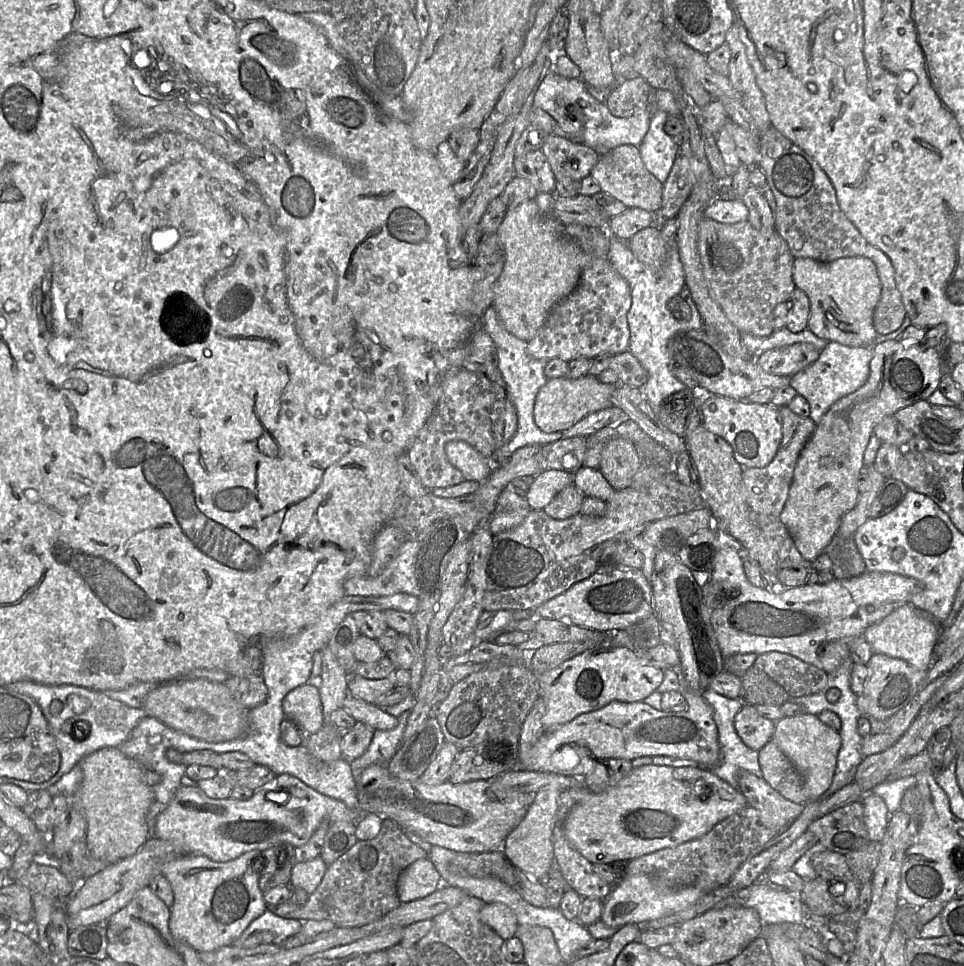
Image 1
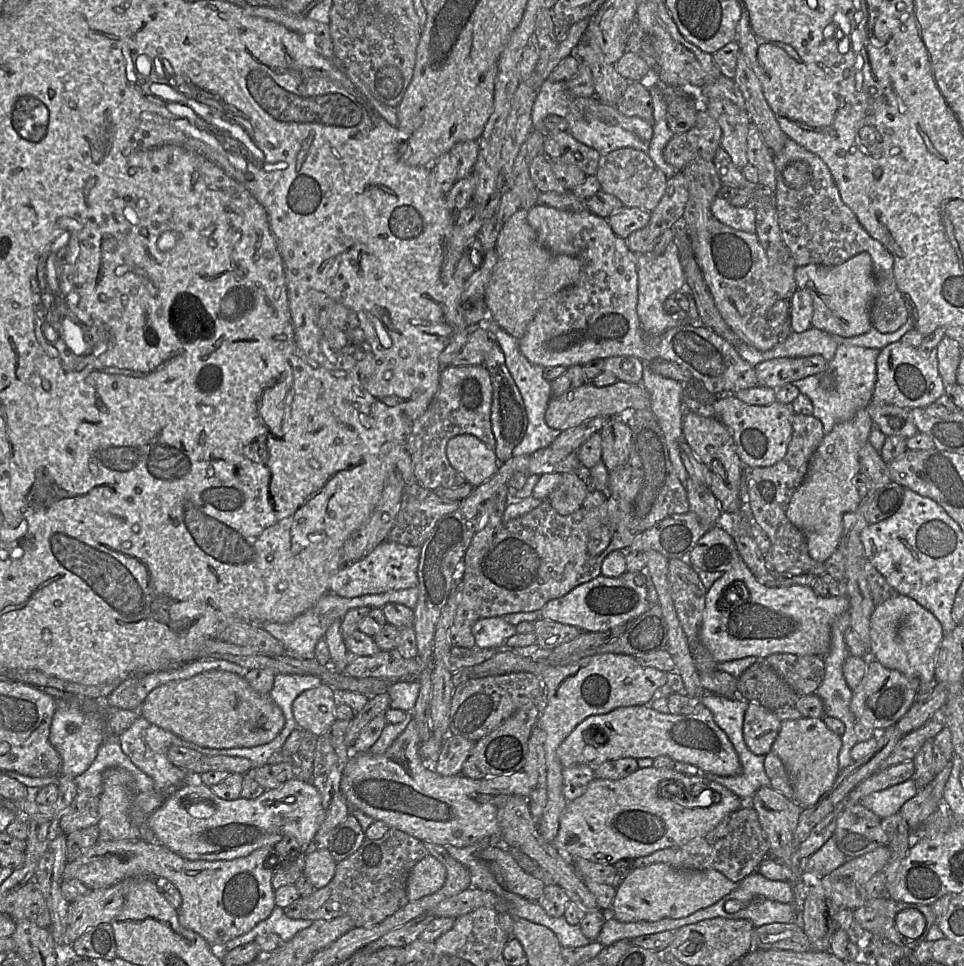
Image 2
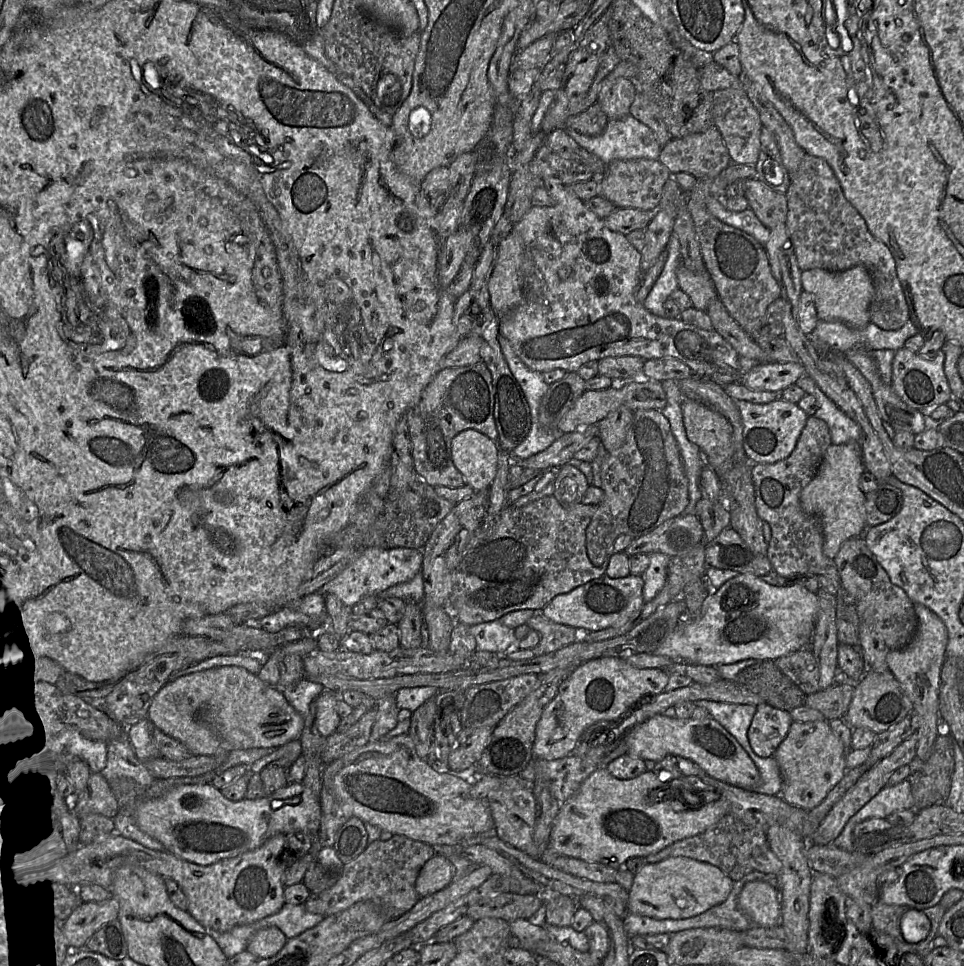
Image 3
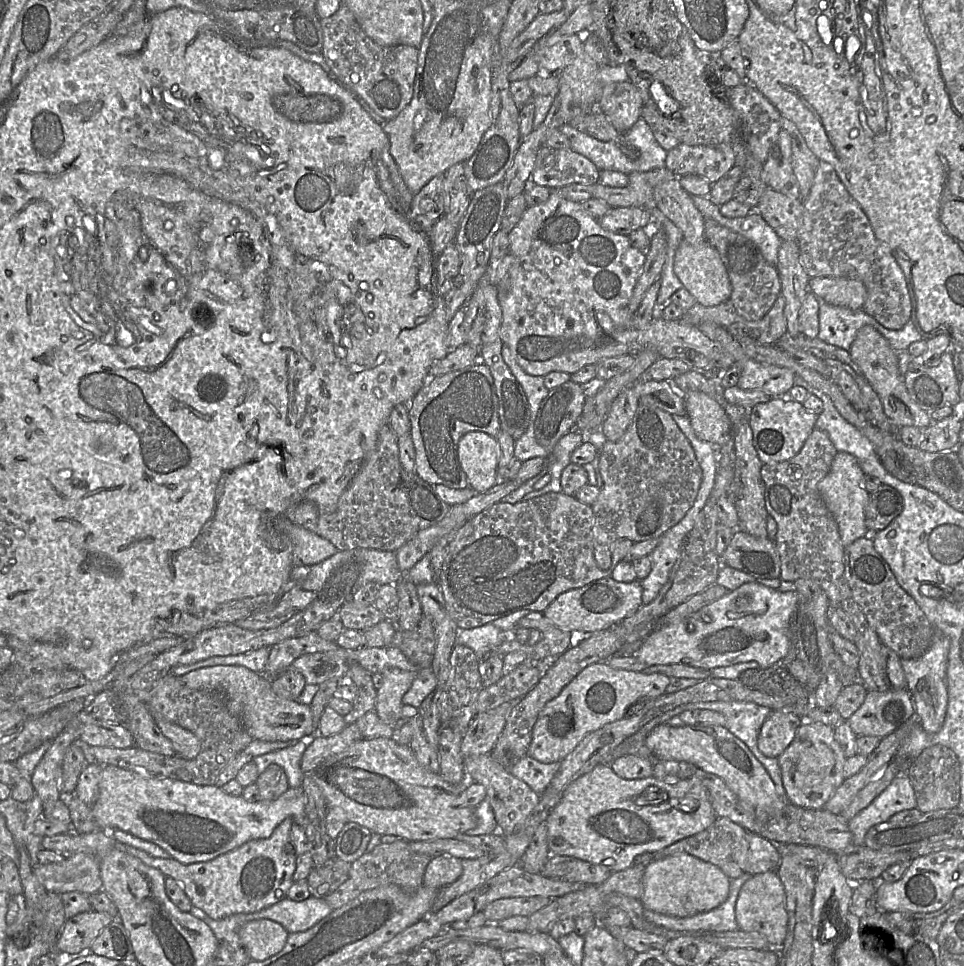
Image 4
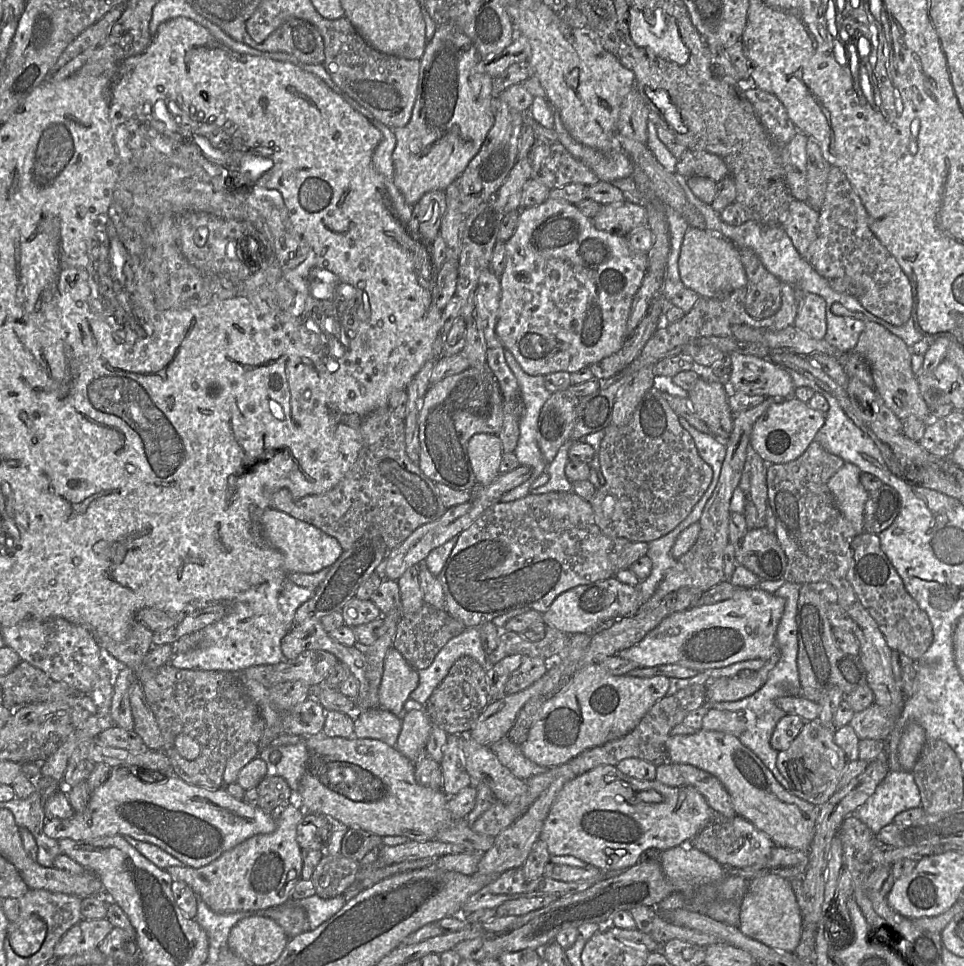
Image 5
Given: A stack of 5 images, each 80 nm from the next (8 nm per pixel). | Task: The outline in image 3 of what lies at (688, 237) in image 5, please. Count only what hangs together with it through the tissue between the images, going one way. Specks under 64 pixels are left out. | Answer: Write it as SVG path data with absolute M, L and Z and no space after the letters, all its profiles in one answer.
M681 264L677 268L676 274L679 288L689 296L694 308L706 311L709 303L718 298L708 272L694 273Z

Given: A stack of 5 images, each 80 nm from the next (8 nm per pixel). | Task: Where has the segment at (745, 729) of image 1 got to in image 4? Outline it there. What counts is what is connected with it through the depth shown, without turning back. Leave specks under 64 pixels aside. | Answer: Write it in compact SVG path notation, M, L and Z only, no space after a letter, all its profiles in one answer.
M772 710L758 735L759 750L767 757L778 758L790 745L803 721L795 713Z

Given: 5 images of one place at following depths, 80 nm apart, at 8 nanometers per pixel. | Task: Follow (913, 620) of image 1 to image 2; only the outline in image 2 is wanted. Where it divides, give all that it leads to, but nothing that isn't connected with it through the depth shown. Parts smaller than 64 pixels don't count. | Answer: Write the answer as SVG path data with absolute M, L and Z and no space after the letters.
M898 594L878 605L872 613L869 654L884 667L902 673L917 690L931 691L936 683L936 654L944 635L942 625L931 612Z

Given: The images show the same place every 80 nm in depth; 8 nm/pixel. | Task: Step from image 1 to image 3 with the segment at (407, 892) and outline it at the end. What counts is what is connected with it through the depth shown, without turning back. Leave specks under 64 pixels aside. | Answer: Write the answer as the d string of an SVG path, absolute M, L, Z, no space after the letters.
M434 855L419 872L415 883L417 894L425 897L445 888L451 883L454 873L454 866L444 855Z

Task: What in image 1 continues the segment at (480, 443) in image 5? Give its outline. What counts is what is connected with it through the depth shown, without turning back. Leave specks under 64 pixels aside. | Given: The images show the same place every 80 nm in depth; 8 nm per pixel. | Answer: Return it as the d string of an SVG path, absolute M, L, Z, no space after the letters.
M465 441L448 442L445 452L448 461L462 473L465 480L483 483L493 471L492 460L484 458Z

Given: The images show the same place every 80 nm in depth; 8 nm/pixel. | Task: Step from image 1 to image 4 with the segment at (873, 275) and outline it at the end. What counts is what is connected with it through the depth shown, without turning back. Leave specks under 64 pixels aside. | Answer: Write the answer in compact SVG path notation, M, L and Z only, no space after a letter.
M842 277L810 278L809 291L826 303L851 310L863 309L866 287L856 279Z

